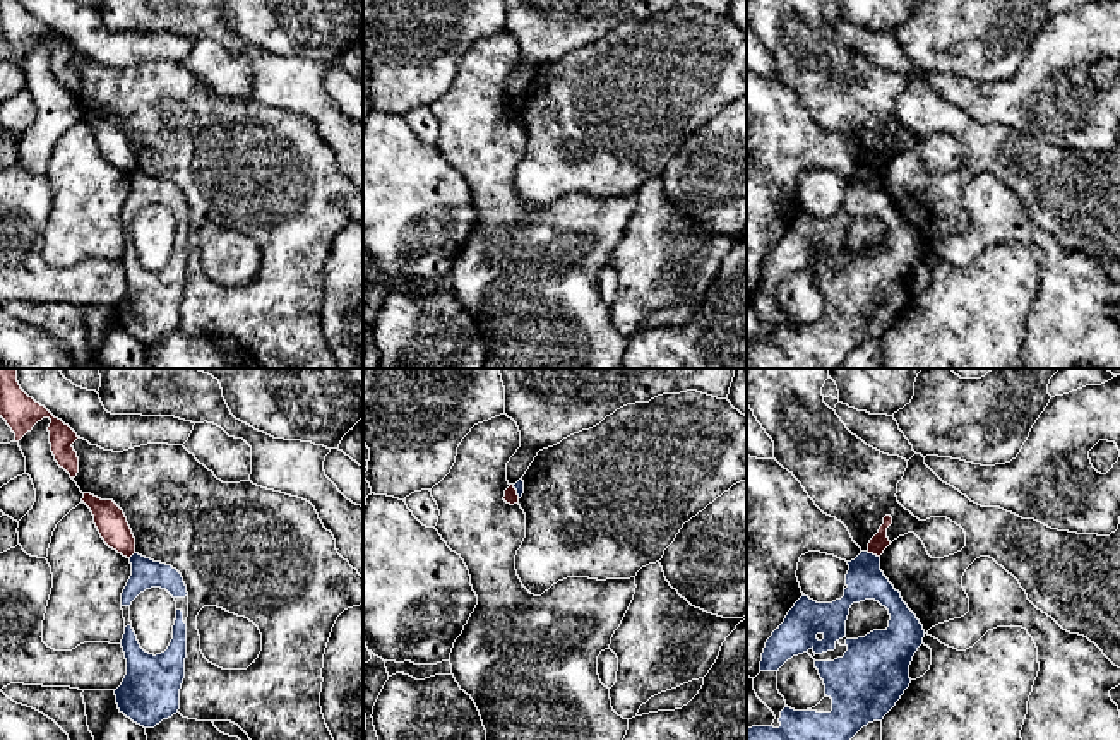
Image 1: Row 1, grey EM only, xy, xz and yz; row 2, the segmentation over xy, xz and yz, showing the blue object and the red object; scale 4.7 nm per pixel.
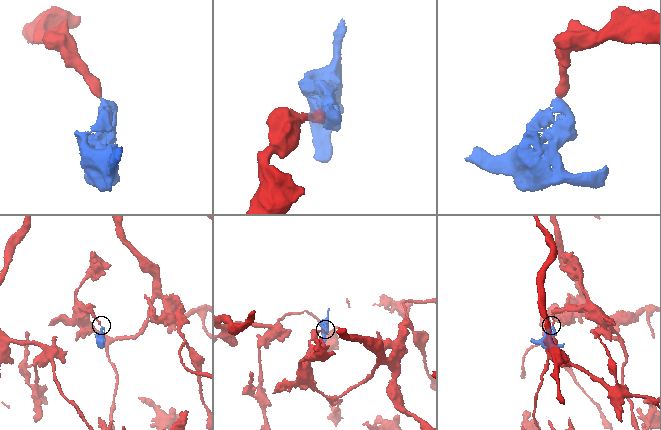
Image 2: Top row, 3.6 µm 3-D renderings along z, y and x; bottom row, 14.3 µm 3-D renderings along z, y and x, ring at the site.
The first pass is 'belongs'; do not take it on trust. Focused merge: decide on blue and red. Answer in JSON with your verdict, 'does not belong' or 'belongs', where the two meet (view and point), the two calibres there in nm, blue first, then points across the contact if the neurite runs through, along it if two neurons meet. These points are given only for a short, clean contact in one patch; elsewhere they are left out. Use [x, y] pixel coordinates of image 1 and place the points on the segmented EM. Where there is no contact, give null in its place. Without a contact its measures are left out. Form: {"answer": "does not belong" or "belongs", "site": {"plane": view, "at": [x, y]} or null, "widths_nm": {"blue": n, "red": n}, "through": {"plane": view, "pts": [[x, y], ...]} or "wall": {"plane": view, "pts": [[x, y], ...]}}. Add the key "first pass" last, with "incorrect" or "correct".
{"answer": "does not belong", "site": {"plane": "yz", "at": [872, 554]}, "widths_nm": {"blue": 180, "red": 80}, "wall": {"plane": "yz", "pts": [[867, 552], [879, 557]]}, "first pass": "incorrect"}

